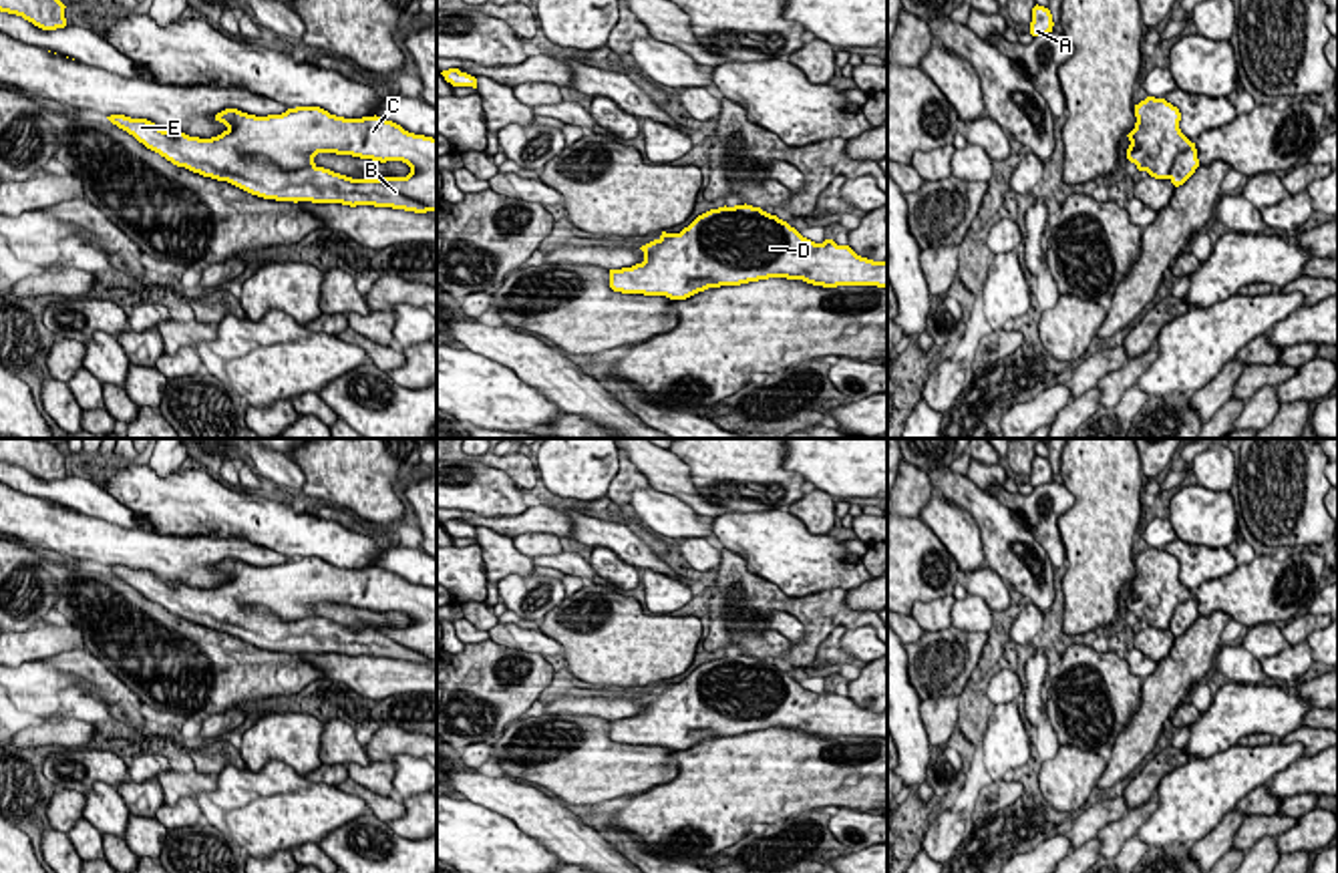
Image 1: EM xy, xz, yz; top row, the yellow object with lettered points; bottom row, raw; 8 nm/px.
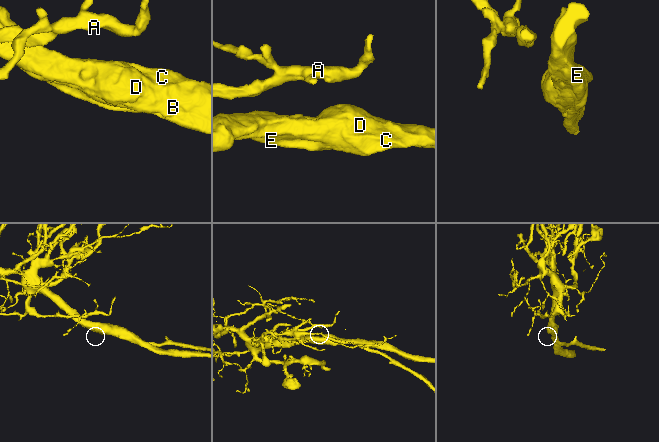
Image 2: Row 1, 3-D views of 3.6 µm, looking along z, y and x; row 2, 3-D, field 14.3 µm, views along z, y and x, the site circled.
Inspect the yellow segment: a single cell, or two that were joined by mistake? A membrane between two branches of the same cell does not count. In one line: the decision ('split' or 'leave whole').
leave whole

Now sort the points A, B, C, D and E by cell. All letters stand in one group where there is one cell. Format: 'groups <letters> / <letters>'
groups A B C D E

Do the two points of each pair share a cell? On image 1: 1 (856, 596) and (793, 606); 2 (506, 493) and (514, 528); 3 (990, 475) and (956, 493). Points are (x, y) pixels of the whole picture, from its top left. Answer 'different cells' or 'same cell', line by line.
1: different cells
2: different cells
3: different cells

